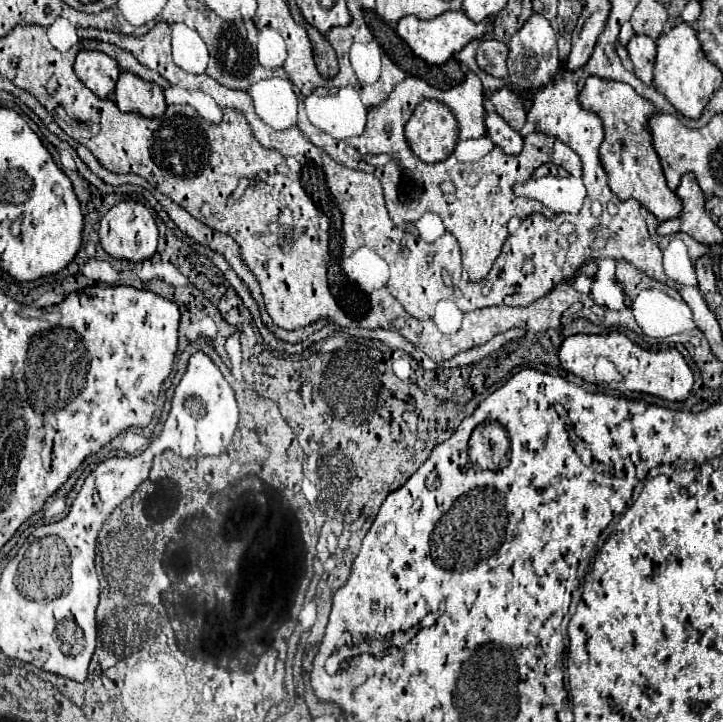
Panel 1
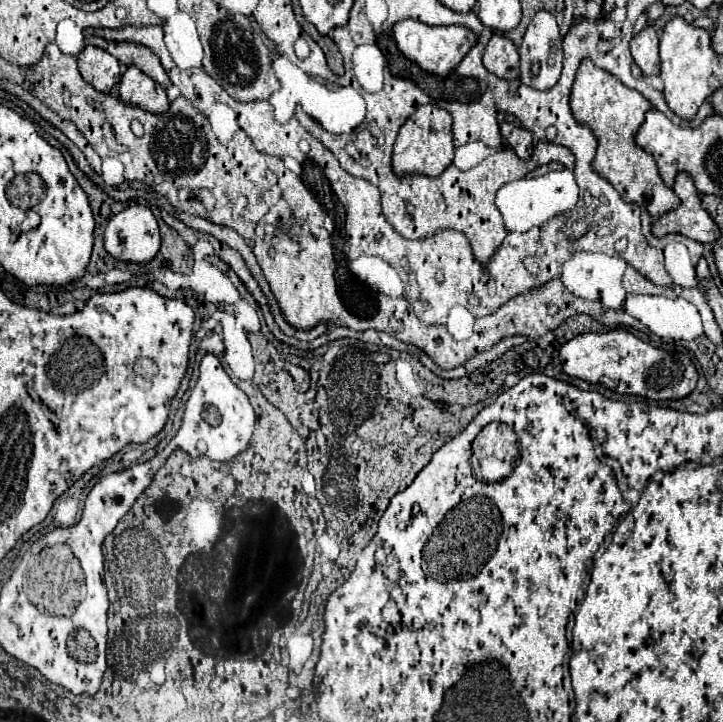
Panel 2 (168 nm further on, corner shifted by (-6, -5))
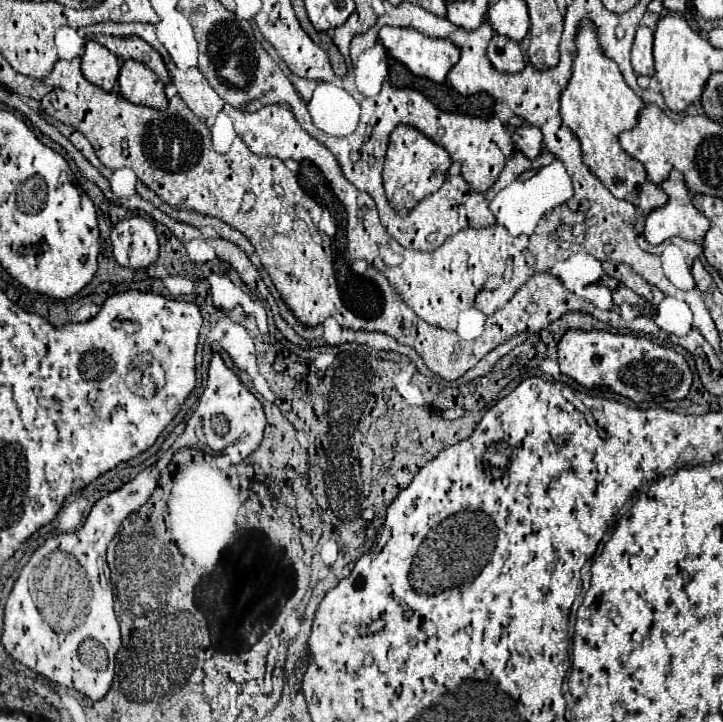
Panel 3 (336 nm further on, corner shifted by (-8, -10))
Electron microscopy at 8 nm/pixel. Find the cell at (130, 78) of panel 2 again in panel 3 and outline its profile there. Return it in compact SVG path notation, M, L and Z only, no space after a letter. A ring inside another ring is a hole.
M130 59L122 65L118 85L122 97L134 105L146 105L152 109L168 107L168 99L164 95L164 83L156 77L154 71L150 71L138 61Z

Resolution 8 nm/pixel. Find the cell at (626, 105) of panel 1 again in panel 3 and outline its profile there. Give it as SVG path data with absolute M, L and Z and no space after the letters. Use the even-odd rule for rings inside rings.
M582 21L576 35L576 45L578 55L574 59L572 79L560 97L560 115L564 125L580 139L584 165L608 187L616 199L630 201L644 213L664 207L668 203L668 195L648 179L644 165L630 157L618 141L622 131L636 127L644 101L626 85L618 65L600 51L592 23Z

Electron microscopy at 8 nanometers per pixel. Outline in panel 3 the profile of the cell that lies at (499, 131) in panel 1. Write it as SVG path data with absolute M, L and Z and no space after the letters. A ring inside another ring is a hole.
M520 125L514 135L514 145L518 151L522 151L528 159L534 159L540 151L542 151L542 135L538 127L530 127L530 125Z

